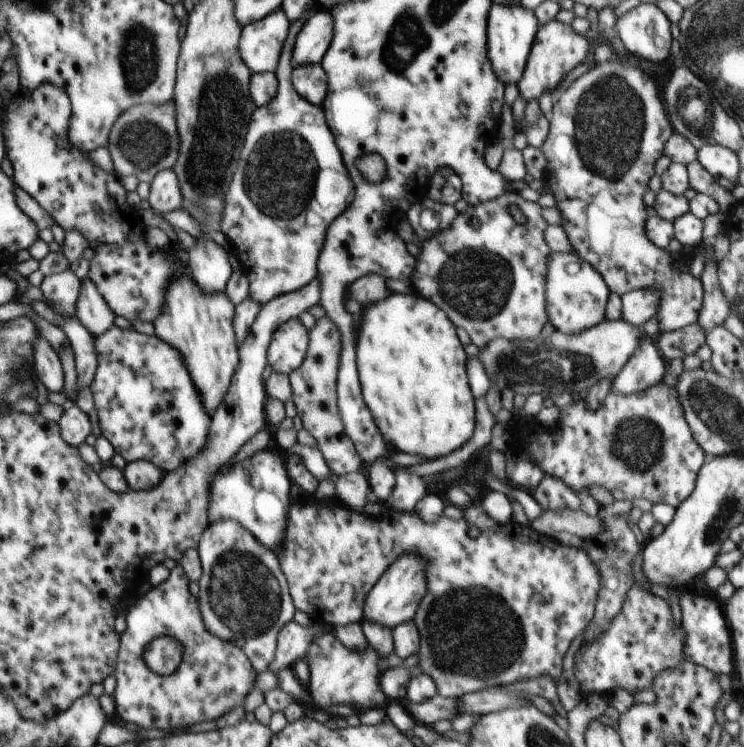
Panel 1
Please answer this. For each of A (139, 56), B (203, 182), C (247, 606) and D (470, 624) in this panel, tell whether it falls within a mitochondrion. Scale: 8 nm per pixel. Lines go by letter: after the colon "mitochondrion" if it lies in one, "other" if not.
A: mitochondrion
B: mitochondrion
C: mitochondrion
D: mitochondrion

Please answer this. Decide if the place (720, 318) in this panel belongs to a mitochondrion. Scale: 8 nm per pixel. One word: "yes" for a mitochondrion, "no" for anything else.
no

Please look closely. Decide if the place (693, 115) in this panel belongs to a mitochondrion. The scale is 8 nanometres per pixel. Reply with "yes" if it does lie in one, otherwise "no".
yes

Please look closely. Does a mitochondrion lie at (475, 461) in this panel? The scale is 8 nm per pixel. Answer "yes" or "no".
no

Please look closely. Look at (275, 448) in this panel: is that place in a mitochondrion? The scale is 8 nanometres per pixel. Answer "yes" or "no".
no

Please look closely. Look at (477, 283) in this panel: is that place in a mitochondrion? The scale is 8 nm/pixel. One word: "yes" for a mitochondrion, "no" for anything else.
yes

